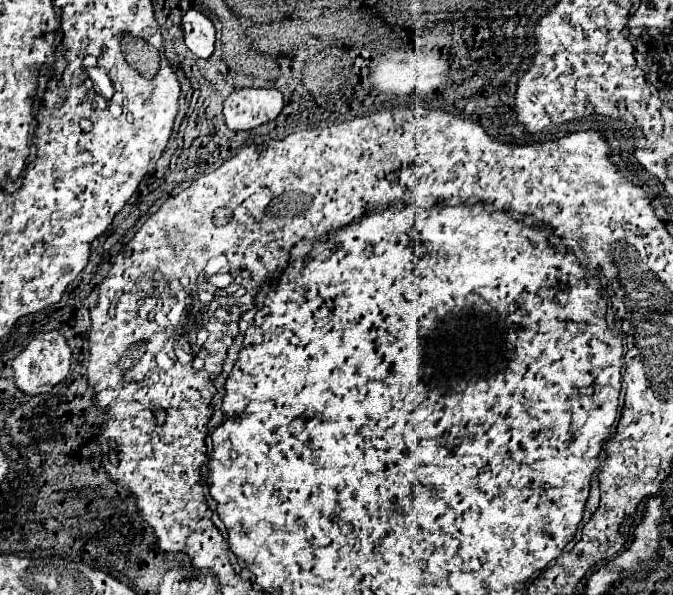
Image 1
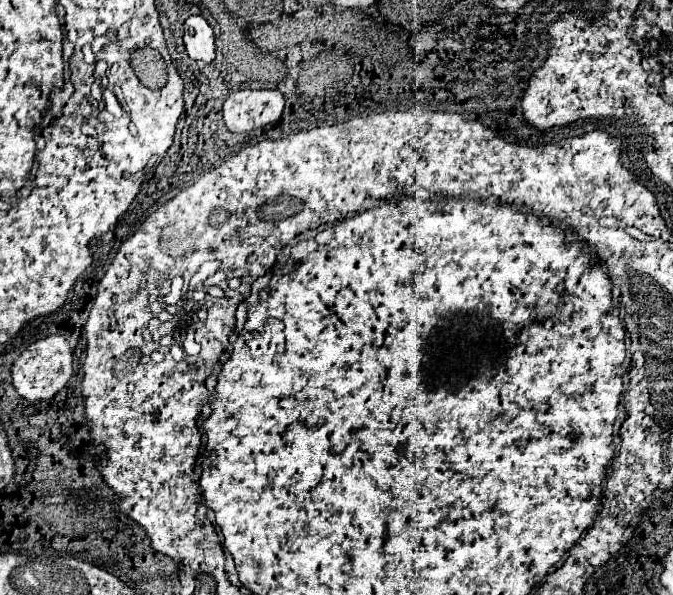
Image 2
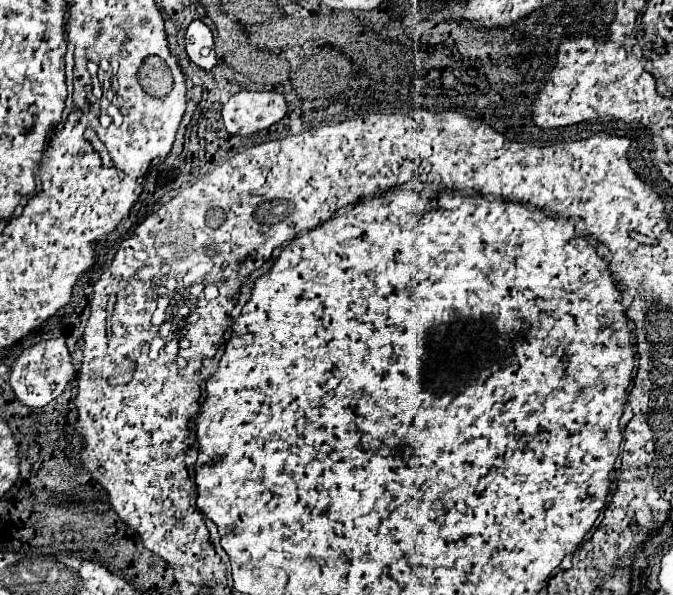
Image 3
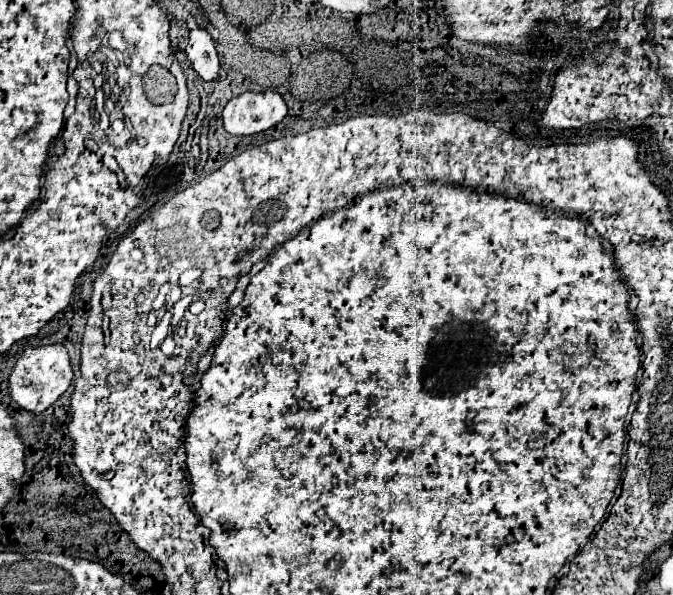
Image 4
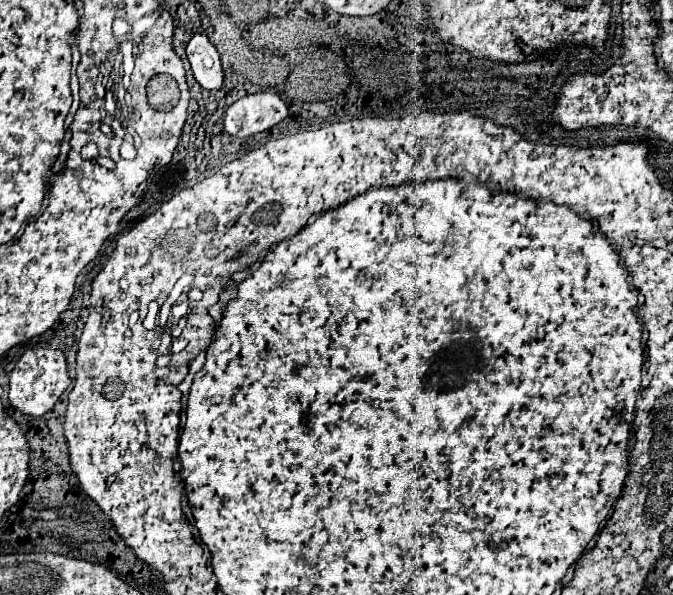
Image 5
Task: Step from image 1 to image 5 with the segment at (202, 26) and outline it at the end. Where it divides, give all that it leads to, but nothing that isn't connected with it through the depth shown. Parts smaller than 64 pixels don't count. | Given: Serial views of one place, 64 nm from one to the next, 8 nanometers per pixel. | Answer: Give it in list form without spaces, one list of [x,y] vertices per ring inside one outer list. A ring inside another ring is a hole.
[[[194,34],[194,38],[188,42],[186,56],[188,56],[196,82],[204,90],[214,92],[214,90],[222,88],[224,72],[222,72],[220,56],[206,34]]]

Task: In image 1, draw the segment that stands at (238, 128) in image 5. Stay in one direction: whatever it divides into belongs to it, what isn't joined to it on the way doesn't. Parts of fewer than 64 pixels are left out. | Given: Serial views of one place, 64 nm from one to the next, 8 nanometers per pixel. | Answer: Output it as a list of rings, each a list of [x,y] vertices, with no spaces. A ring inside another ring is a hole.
[[[240,88],[224,102],[224,118],[230,130],[252,130],[276,120],[282,112],[282,92],[274,88]]]

